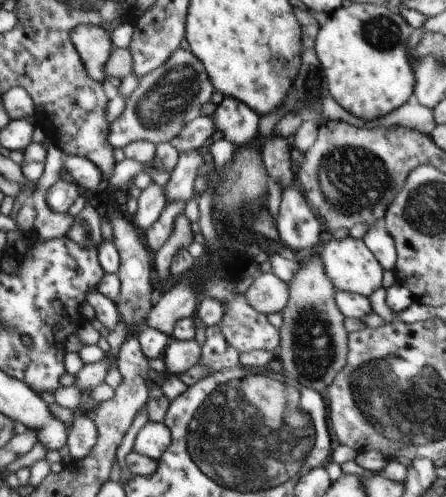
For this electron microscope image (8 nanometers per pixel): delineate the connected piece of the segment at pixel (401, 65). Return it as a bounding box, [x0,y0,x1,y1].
[315,2,414,120]

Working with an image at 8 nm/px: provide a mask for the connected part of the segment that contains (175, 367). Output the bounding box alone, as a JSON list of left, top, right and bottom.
[162,337,201,375]

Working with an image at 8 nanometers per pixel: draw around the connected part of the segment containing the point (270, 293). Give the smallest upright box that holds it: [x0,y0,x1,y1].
[246,273,290,315]

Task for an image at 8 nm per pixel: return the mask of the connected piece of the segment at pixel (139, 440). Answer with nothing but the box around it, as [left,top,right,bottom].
[133,421,171,460]

